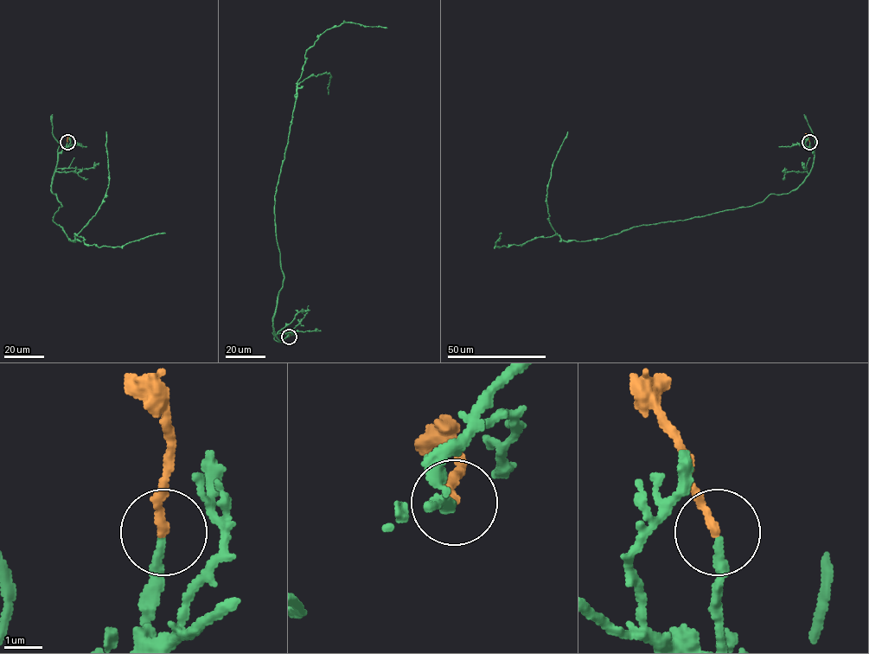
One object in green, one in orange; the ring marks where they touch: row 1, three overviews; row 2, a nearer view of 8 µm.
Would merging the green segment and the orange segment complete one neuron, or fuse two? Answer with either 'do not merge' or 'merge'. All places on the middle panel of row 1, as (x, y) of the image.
merge

